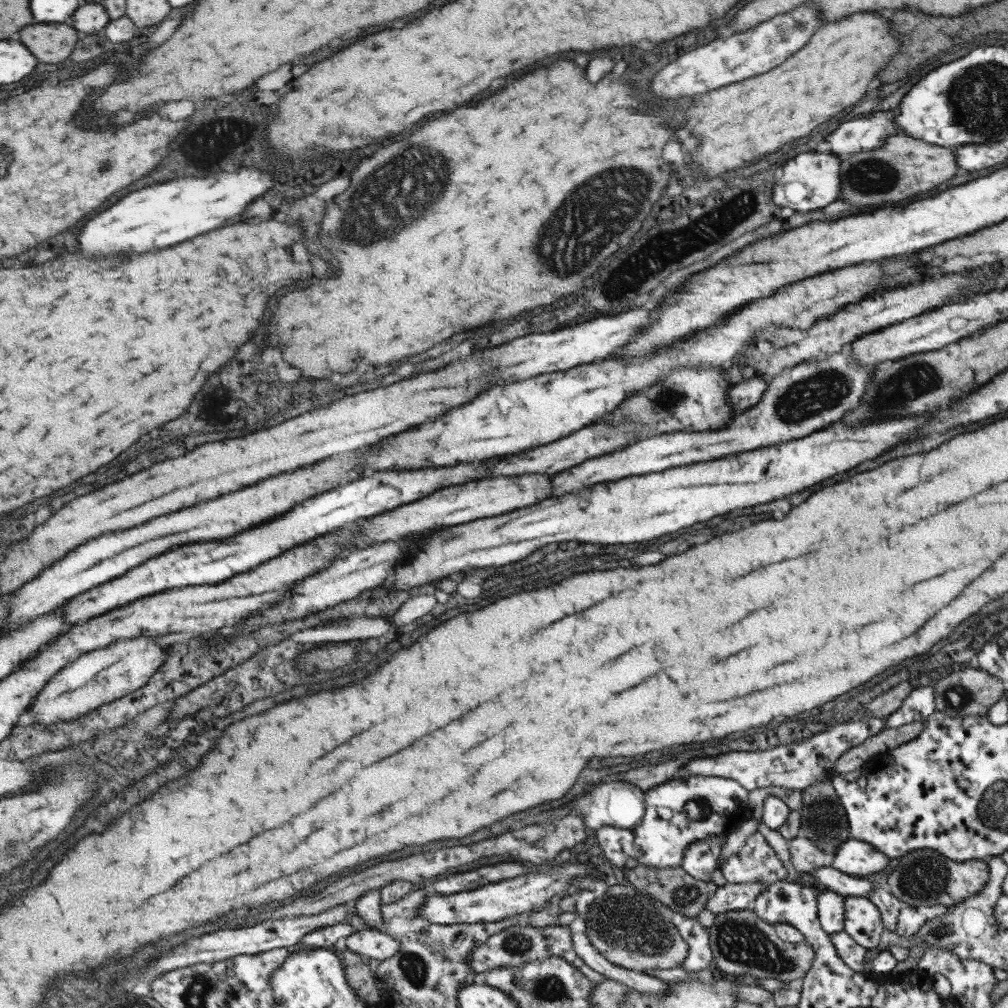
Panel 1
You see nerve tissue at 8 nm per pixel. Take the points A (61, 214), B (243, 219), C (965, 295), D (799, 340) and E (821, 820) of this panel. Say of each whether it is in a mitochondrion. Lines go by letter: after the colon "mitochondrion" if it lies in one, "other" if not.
A: other
B: other
C: other
D: other
E: mitochondrion

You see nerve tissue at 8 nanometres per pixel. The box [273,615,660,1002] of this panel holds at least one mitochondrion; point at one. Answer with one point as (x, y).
(414, 966)

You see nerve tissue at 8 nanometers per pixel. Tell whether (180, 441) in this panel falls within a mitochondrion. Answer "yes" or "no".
no

